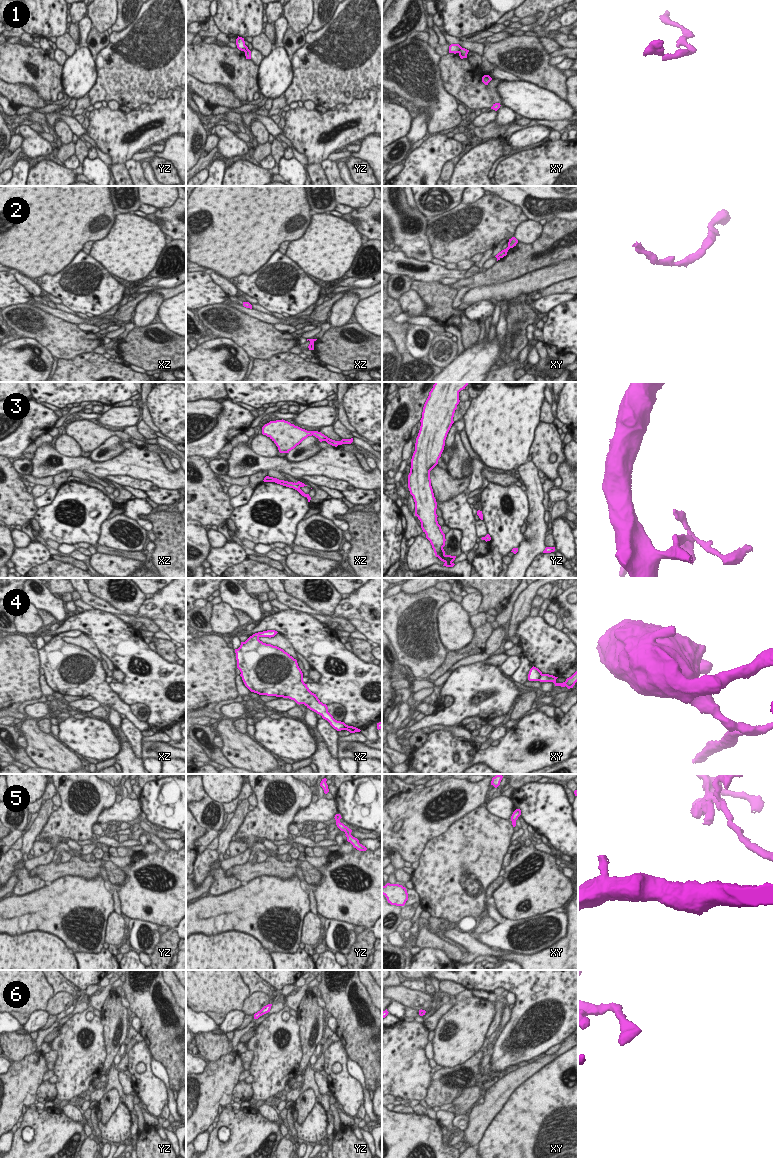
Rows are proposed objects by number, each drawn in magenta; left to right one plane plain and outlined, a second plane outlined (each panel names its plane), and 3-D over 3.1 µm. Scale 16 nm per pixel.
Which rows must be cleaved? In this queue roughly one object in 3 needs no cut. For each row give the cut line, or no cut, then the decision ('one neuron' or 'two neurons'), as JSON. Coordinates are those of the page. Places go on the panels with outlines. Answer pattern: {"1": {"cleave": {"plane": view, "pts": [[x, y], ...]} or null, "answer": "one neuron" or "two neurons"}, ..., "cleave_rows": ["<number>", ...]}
{"1": {"cleave": {"plane": "xy", "pts": [[461, 47], [457, 52]]}, "answer": "two neurons"}, "2": {"cleave": {"plane": "xz", "pts": [[314, 339], [310, 343]]}, "answer": "two neurons"}, "3": {"cleave": {"plane": "xz", "pts": [[296, 483], [300, 486]]}, "answer": "two neurons"}, "4": {"cleave": {"plane": "xy", "pts": [[542, 674], [538, 680]]}, "answer": "two neurons"}, "5": {"cleave": null, "answer": "one neuron"}, "6": {"cleave": null, "answer": "one neuron"}, "cleave_rows": ["1", "2", "3", "4"]}

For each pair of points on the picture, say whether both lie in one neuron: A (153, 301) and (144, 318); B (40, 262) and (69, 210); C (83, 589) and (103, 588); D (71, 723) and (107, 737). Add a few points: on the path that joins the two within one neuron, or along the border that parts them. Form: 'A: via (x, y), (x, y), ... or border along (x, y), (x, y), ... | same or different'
A: via (149, 305), (144, 314) | same
B: via (40, 249), (40, 239), (56, 223) | same
C: border along (88, 588), (91, 593), (109, 602) | different
D: via (80, 732), (87, 737), (98, 737) | same

